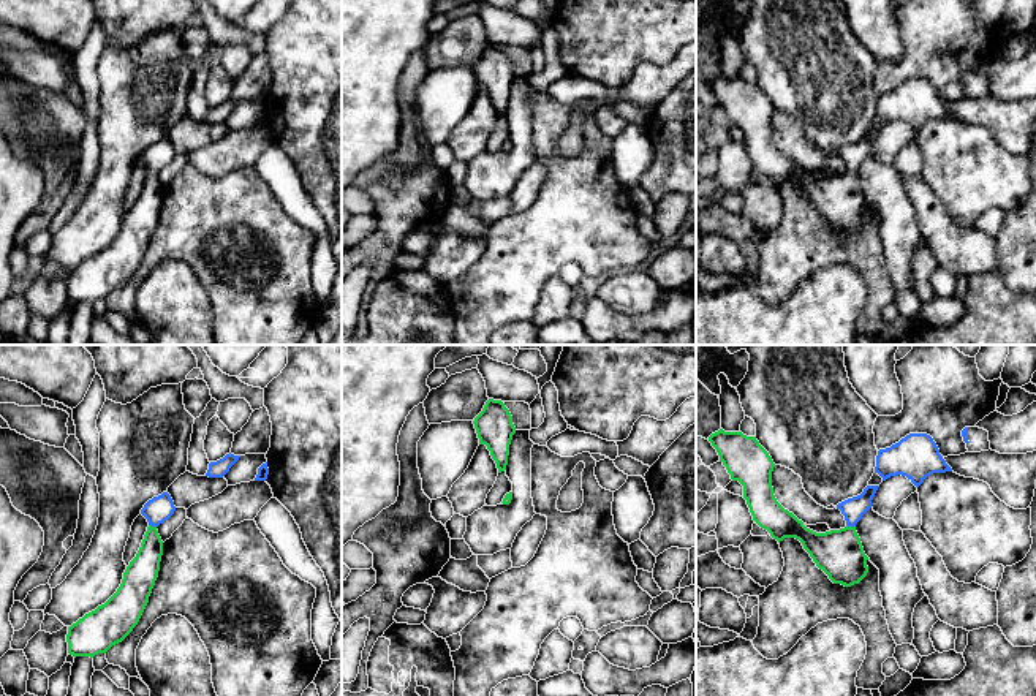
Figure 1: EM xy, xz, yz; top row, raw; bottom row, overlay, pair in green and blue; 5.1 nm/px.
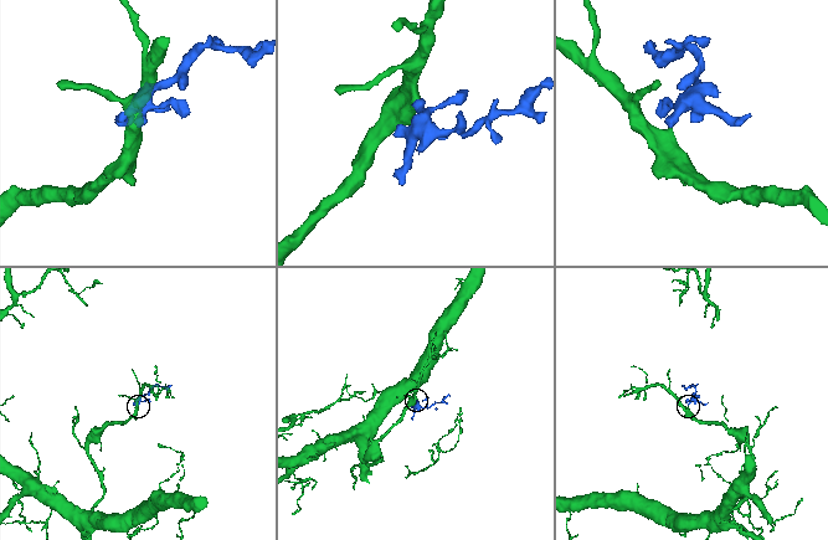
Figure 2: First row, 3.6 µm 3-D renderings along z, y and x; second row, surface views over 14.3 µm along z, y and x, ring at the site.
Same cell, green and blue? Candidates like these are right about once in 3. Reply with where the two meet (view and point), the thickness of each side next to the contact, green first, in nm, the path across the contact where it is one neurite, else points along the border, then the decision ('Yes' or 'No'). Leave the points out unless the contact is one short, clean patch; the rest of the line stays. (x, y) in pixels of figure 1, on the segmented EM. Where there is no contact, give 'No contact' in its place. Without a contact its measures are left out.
Touches green at yz (851, 527). Thickness 240 nm (green) against 120 nm. Path across: yz (839, 552), (851, 527), (853, 510). Yes

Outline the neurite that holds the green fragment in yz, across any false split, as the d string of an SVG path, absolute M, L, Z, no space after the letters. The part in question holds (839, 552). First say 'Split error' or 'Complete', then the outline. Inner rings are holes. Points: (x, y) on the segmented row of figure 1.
Split error. M720 429L709 437L709 441L717 449L731 479L743 486L743 498L753 520L773 539L778 543L785 538L799 539L816 566L834 584L851 587L867 576L868 557L856 531L856 524L872 508L879 486L867 486L860 495L837 505L837 509L845 516L845 528L816 533L777 501L772 487L775 463L756 437Z

